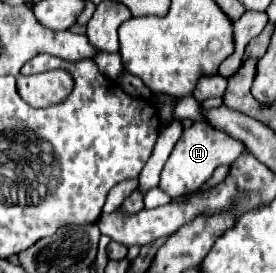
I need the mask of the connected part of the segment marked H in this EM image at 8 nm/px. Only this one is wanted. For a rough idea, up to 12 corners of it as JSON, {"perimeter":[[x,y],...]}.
{"perimeter":[[205,122],[183,130],[159,188],[193,194],[245,144]]}

